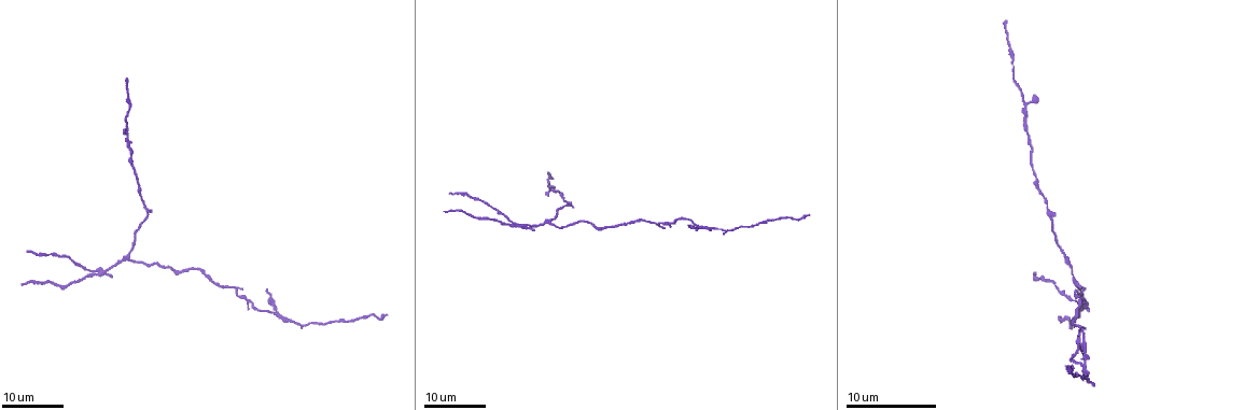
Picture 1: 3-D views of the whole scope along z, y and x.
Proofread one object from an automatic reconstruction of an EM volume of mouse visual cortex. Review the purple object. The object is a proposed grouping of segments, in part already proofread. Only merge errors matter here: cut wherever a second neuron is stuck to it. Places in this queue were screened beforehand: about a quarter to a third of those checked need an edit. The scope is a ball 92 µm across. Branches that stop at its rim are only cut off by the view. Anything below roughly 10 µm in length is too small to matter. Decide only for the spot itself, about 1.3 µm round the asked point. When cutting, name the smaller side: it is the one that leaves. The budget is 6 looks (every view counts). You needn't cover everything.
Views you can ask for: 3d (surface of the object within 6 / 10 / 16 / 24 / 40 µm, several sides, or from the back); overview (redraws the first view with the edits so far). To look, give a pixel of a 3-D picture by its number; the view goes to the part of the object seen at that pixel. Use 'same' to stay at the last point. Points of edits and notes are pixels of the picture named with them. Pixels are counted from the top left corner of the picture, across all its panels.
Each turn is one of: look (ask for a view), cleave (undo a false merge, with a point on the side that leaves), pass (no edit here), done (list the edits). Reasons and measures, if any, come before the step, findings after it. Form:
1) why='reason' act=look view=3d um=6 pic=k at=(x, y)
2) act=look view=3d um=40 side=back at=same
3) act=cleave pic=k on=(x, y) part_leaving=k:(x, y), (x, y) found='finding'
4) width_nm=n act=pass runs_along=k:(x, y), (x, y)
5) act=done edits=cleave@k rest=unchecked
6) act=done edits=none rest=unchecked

why='three-way junction' act=look view=3d um=16 pic=1 at=(1081, 363)

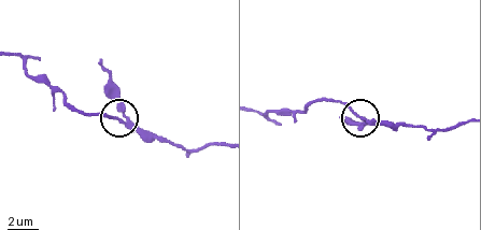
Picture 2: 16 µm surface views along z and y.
why='closer look' act=look view=3d um=10 pic=2 at=(120, 120)

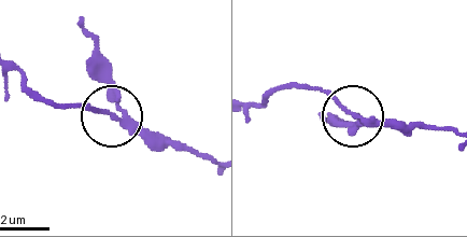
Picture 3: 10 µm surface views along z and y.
act=pass runs_along=3:(252, 105), (288, 86), (313, 86), (350, 115), (397, 122) found='continuous, no second neuron'

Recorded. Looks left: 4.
why='thin arm on a thick one' act=look view=3d um=16 pic=1 at=(247, 303)

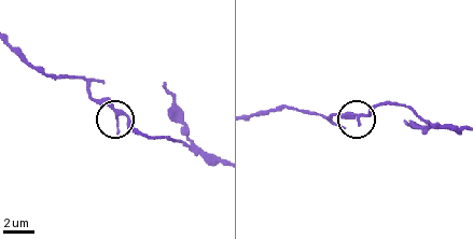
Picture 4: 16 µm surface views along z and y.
why='zoom in' act=look view=3d um=10 pic=4 at=(359, 117)

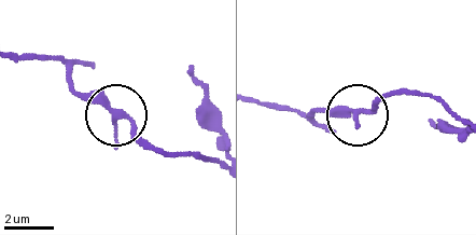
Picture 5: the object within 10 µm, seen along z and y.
act=pass runs_along=5:(15, 54), (58, 59), (71, 88), (101, 101), (149, 149) found='all the same neuron'

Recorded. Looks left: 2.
why='side arm on a straight run' act=look view=3d um=24 pic=1 at=(549, 222)

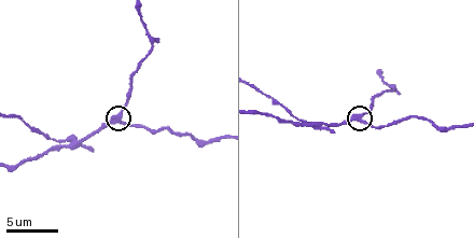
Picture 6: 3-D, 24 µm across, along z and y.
act=look view=3d um=10 pic=6 at=(114, 117)

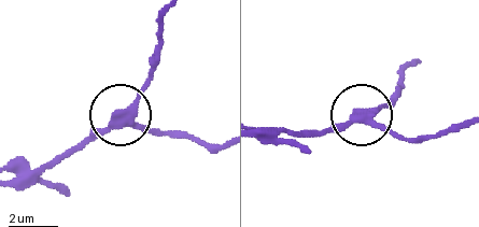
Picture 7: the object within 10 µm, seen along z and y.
arms=3 act=pass runs_along=7:(463, 123), (407, 141), (357, 116), (317, 132) found='continuous, no second neuron'

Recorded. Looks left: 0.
act=done edits=none rest=unchecked

